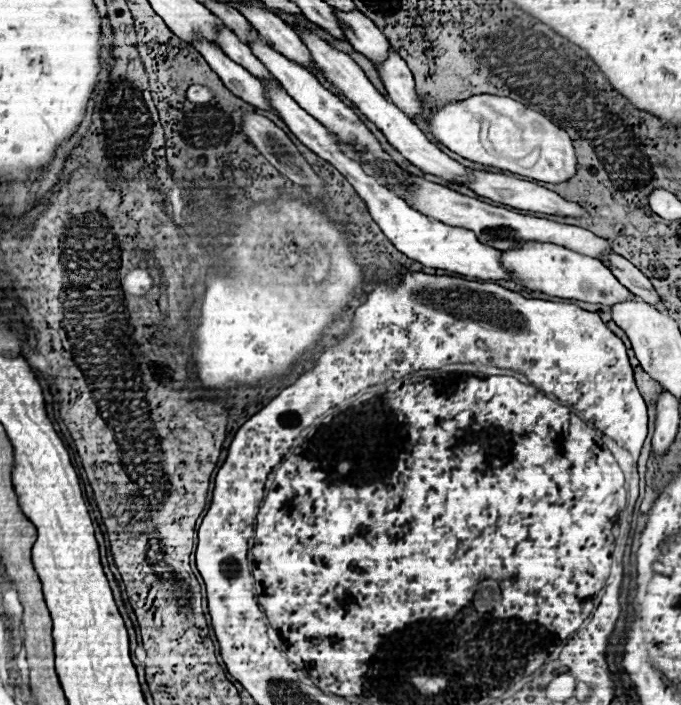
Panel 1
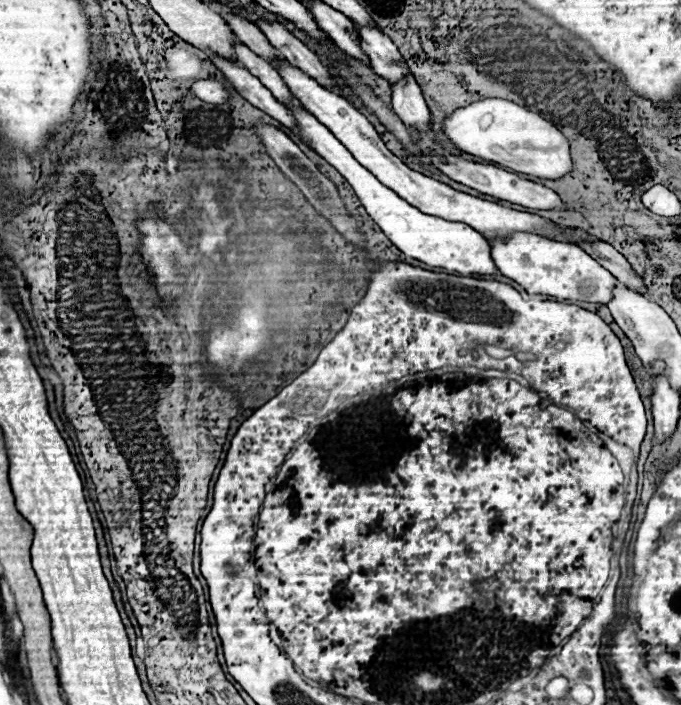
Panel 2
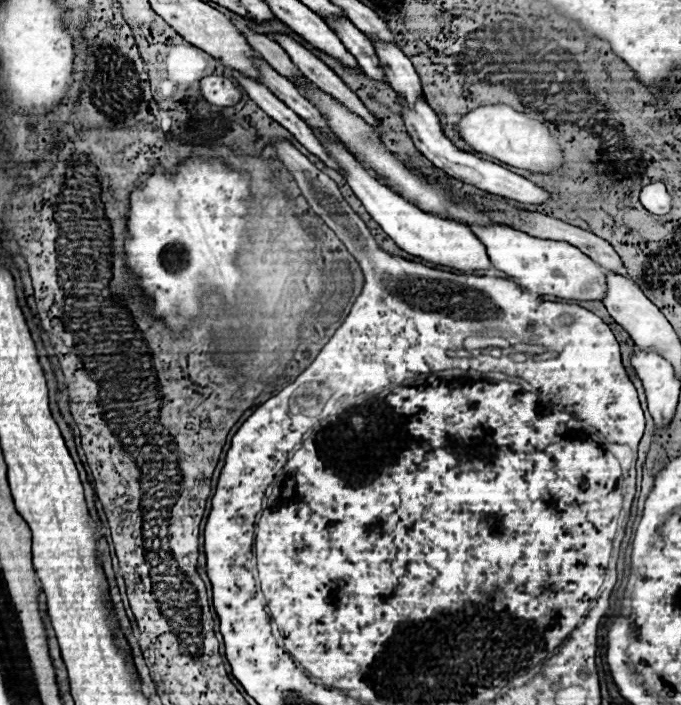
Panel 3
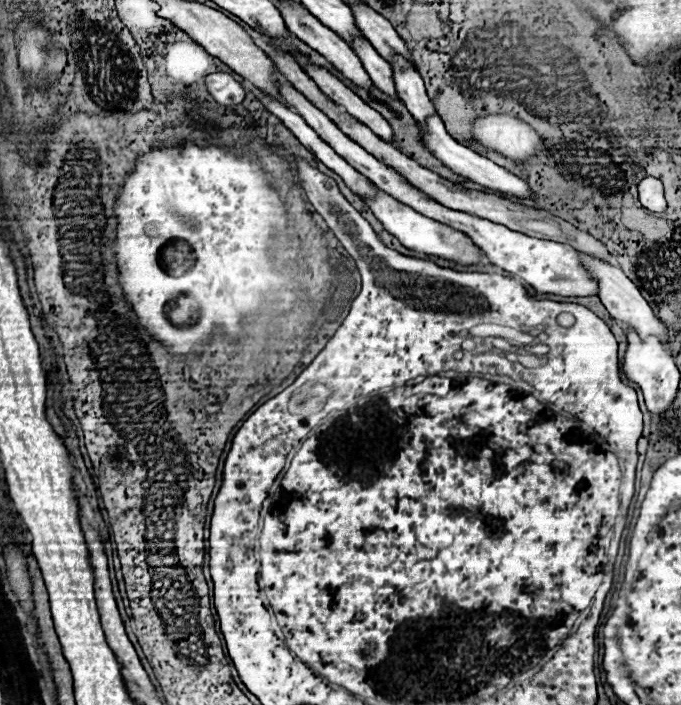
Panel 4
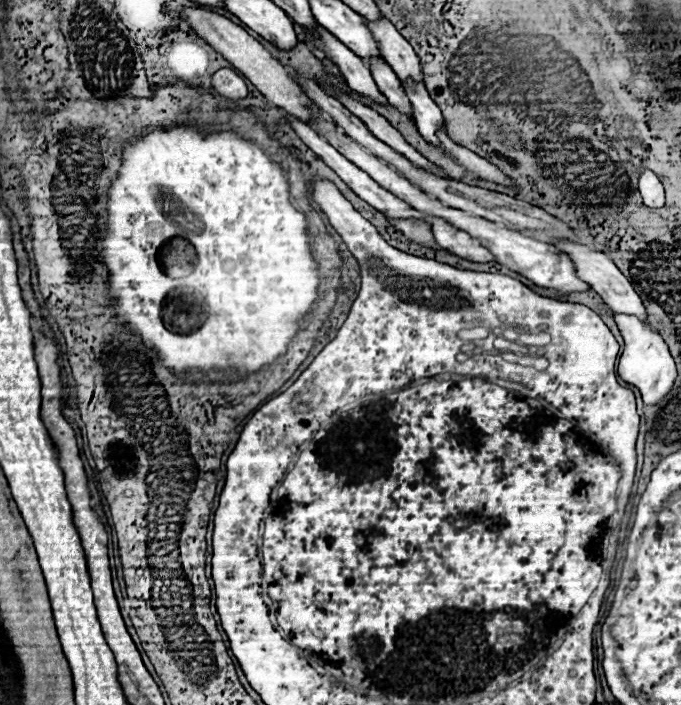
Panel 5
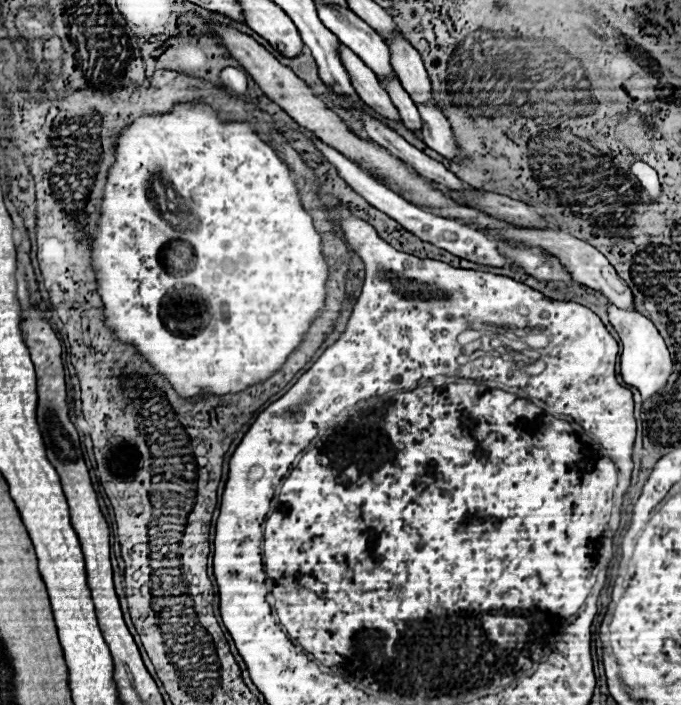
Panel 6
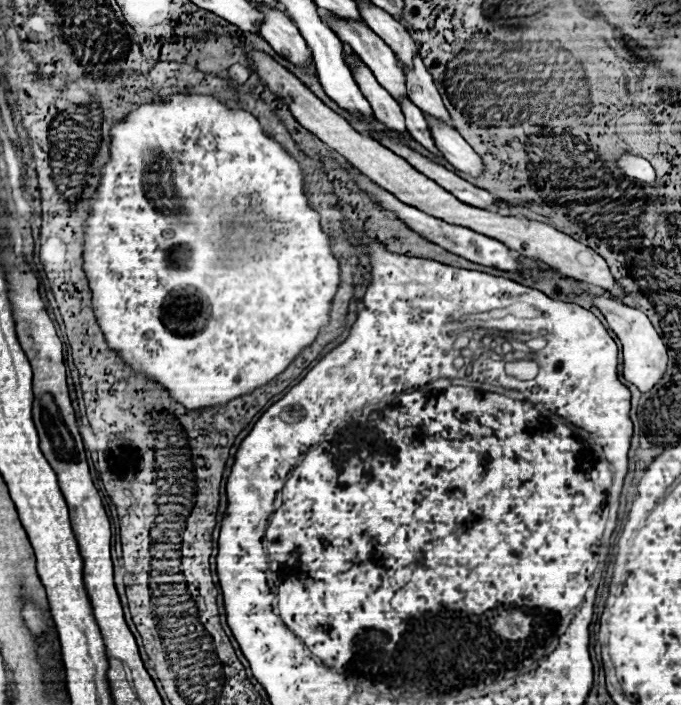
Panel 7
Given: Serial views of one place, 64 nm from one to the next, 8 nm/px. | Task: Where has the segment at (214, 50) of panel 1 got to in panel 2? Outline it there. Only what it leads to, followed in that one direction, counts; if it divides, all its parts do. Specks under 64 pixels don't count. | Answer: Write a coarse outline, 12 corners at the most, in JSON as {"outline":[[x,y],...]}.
{"outline":[[206,52],[226,82],[252,106],[292,128],[290,112],[246,68]]}

